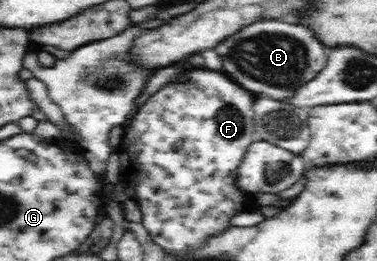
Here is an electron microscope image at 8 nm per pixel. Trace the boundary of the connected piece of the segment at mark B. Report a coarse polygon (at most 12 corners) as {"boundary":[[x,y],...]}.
{"boundary":[[257,21],[213,51],[256,96],[289,101],[327,65],[323,45]]}

